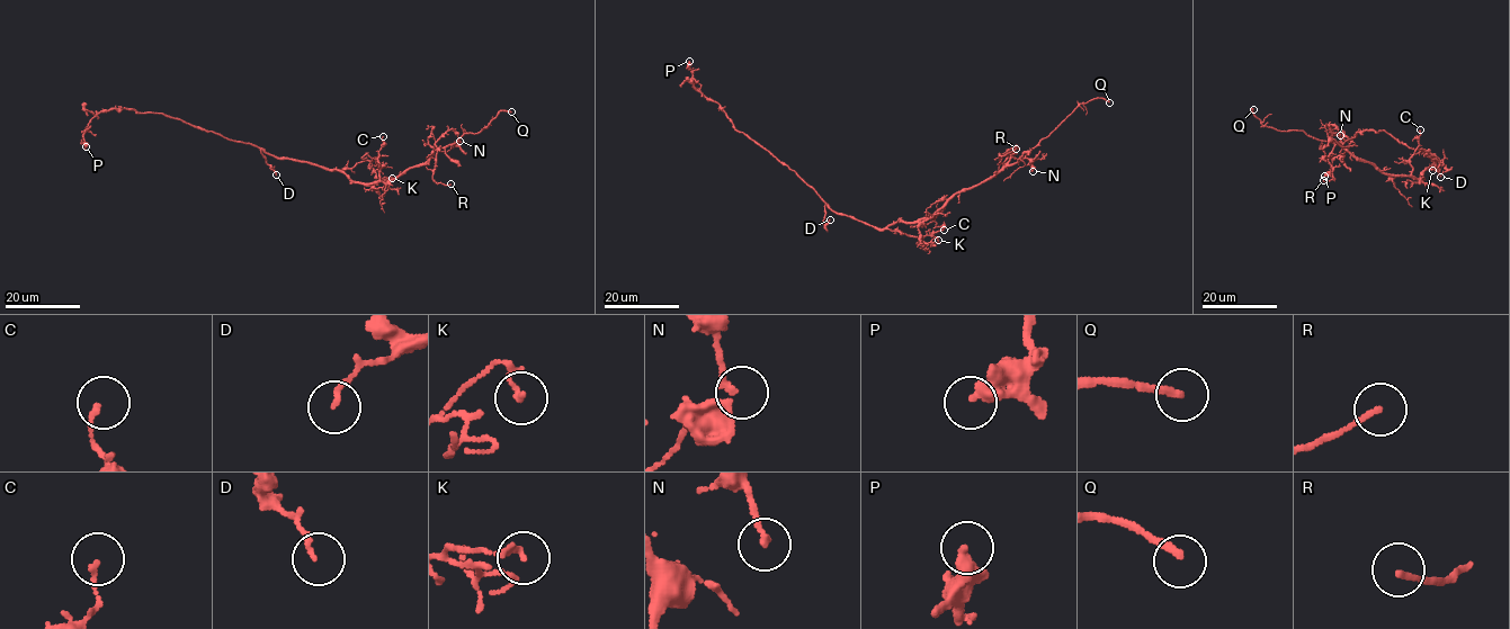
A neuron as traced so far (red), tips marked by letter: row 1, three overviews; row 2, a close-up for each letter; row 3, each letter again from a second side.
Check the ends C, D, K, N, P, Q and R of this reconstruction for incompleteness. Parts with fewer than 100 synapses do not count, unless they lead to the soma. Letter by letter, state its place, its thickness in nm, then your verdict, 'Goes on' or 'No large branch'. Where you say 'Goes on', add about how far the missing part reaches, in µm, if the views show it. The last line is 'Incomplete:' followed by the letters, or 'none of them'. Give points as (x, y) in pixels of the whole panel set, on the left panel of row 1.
C: Place: (383, 136). Thickness 130 nm. No large branch
D: Place: (276, 174). Thickness 110 nm. No large branch
K: Place: (392, 178). Thickness 150 nm. No large branch
N: Place: (459, 141). Thickness 180 nm. No large branch
P: Place: (86, 146). Thickness 400 nm. No large branch
Q: Place: (511, 111). Thickness 240 nm. Goes on. Missing length about 20 µm
R: Place: (450, 183). Thickness 160 nm. No large branch
Incomplete: Q

